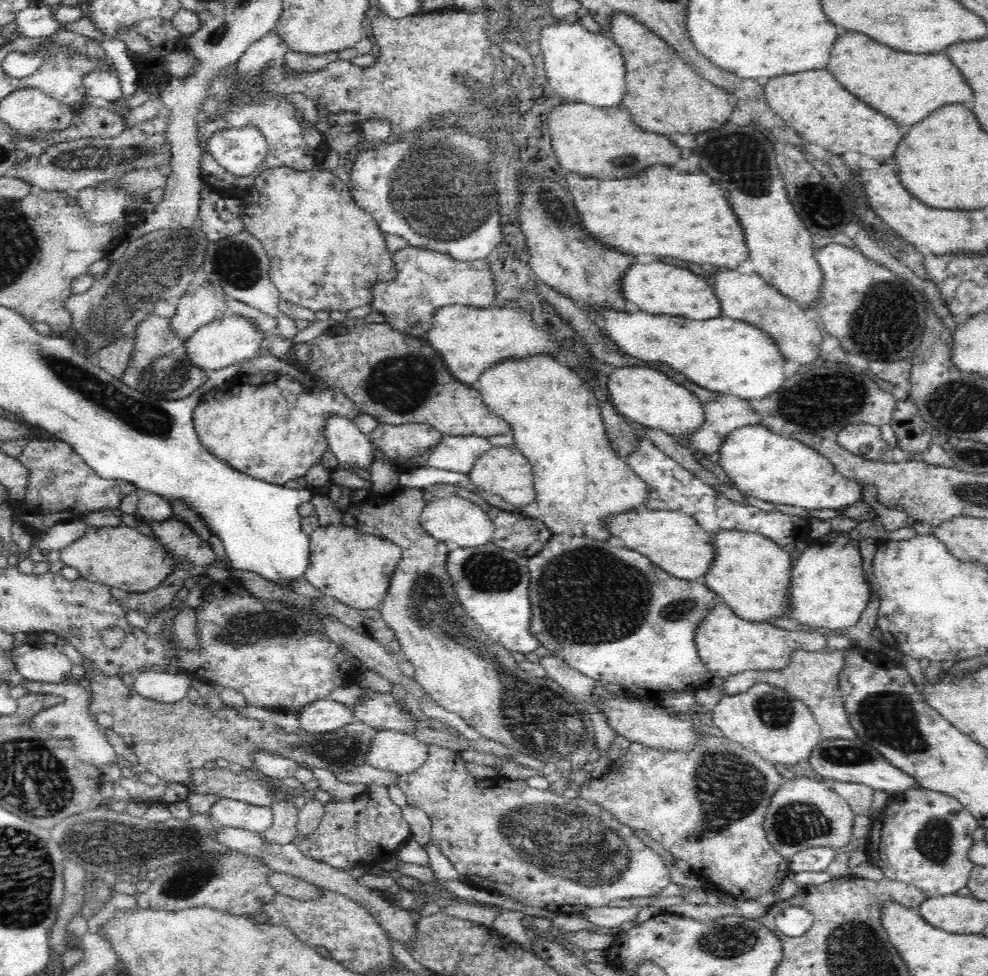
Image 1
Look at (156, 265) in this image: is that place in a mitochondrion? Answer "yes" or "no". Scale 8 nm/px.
yes

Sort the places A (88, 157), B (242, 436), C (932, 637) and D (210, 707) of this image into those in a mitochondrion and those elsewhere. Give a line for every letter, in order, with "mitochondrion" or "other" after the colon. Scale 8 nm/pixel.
A: mitochondrion
B: other
C: other
D: other

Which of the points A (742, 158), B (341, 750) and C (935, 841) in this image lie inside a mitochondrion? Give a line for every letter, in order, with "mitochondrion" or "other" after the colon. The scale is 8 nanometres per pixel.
A: mitochondrion
B: mitochondrion
C: mitochondrion

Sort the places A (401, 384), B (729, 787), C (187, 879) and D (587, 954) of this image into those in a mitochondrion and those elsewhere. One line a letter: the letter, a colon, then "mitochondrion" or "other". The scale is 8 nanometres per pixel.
A: mitochondrion
B: mitochondrion
C: mitochondrion
D: other

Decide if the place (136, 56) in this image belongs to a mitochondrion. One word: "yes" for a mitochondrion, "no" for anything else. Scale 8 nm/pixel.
no

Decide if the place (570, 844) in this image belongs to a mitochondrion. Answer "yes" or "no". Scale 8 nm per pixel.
yes

